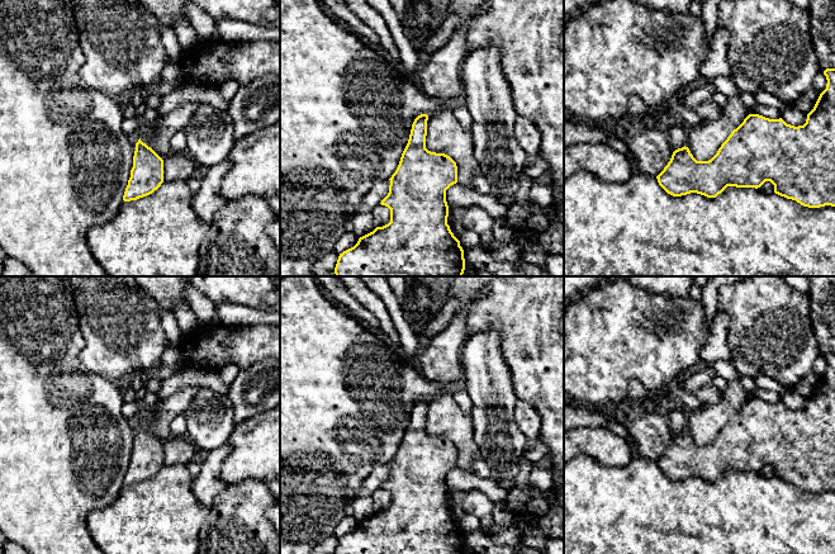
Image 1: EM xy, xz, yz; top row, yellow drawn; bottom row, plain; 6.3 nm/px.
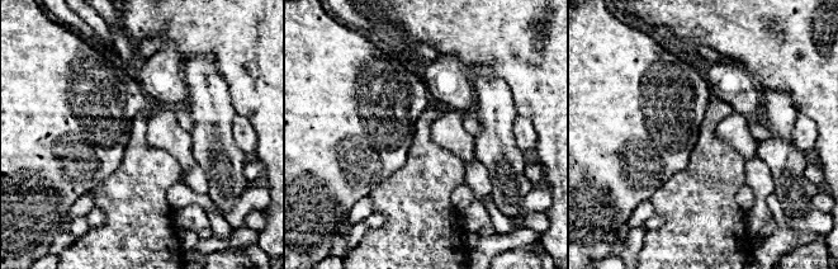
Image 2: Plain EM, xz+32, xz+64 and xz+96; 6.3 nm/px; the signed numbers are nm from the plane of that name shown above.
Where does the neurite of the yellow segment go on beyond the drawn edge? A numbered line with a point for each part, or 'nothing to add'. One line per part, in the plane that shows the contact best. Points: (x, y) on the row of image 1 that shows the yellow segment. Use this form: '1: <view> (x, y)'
nothing to add

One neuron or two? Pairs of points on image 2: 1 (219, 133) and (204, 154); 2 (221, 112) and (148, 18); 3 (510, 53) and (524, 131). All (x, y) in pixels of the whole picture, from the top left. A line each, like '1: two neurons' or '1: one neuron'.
1: one neuron
2: two neurons
3: two neurons

